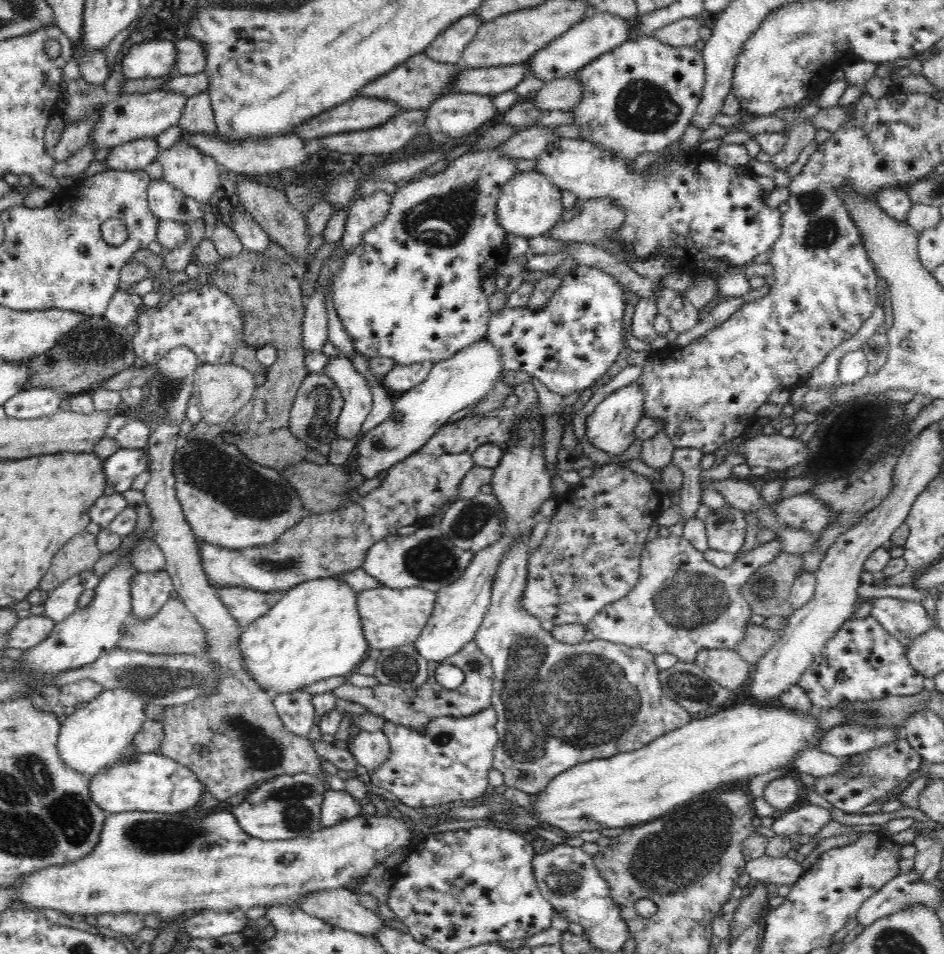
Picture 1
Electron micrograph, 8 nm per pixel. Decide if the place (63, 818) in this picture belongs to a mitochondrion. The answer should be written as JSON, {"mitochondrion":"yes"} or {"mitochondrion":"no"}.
{"mitochondrion":"yes"}

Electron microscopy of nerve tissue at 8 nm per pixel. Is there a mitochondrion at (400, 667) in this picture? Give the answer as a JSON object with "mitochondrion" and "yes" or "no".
{"mitochondrion":"yes"}

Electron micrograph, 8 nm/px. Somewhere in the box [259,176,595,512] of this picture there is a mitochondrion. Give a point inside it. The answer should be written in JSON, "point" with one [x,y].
{"point":[443,221]}

